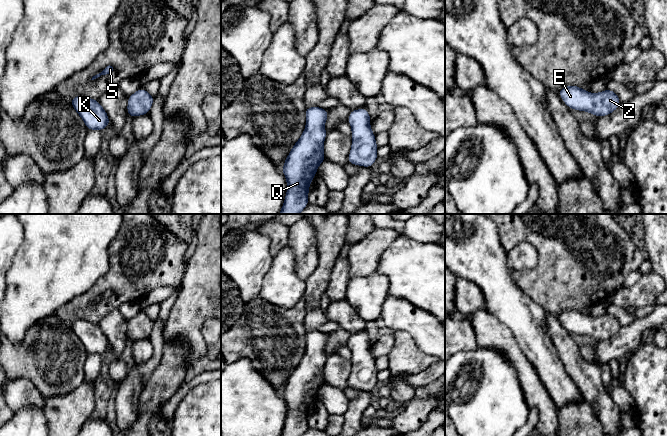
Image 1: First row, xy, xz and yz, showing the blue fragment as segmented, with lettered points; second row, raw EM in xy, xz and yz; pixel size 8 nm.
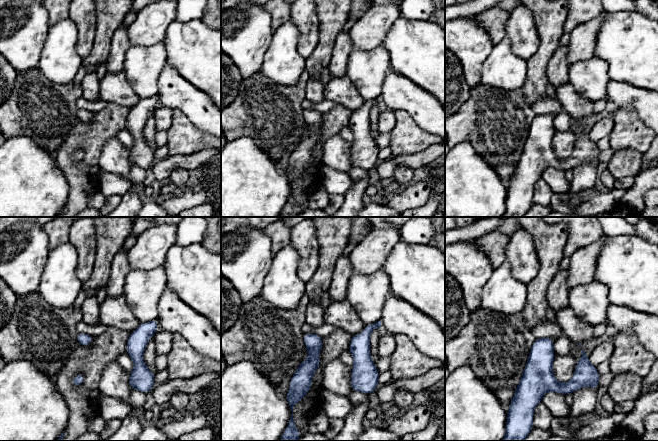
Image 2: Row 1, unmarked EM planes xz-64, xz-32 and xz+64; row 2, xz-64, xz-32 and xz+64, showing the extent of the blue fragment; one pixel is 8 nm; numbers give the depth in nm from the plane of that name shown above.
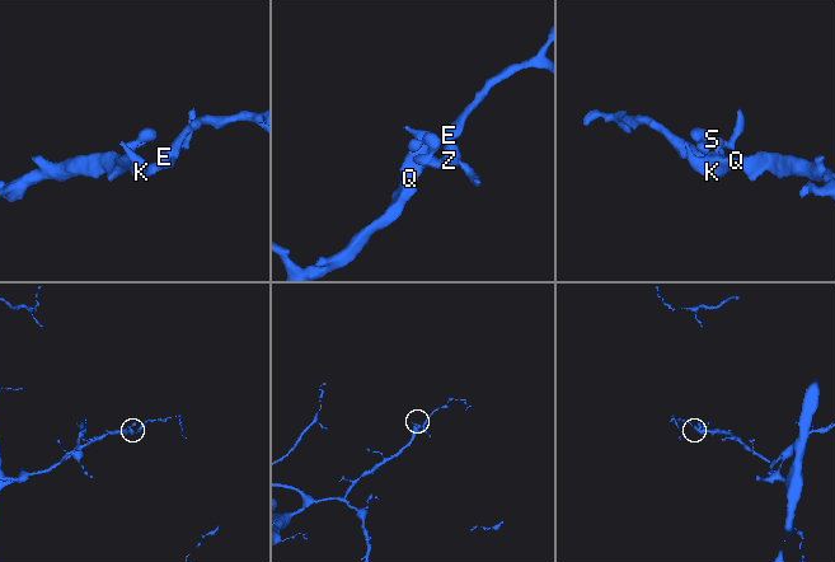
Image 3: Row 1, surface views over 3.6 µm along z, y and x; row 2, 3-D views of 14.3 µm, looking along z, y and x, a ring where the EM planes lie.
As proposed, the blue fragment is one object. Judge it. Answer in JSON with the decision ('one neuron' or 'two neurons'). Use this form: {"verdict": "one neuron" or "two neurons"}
{"verdict": "one neuron"}

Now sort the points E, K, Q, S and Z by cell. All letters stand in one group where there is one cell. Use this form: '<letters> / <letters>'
E K Q S Z

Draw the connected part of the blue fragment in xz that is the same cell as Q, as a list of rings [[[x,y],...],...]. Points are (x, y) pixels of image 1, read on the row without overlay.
[[[307,331],[306,351],[287,380],[282,396],[287,404],[287,417],[280,436],[301,436],[307,429],[310,406],[317,392],[325,386],[323,367],[327,356],[324,348],[328,334]]]

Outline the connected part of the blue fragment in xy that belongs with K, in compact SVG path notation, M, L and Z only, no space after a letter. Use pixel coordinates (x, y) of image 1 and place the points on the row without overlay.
M79 319L71 323L70 327L84 345L88 354L102 355L109 350L109 341L98 324Z

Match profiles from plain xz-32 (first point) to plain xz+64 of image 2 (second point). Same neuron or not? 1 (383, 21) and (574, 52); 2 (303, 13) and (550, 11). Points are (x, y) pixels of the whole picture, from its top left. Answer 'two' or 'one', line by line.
1: one
2: two

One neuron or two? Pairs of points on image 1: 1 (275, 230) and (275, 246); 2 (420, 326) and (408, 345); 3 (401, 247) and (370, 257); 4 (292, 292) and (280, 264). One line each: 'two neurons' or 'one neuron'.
1: one neuron
2: two neurons
3: two neurons
4: one neuron

